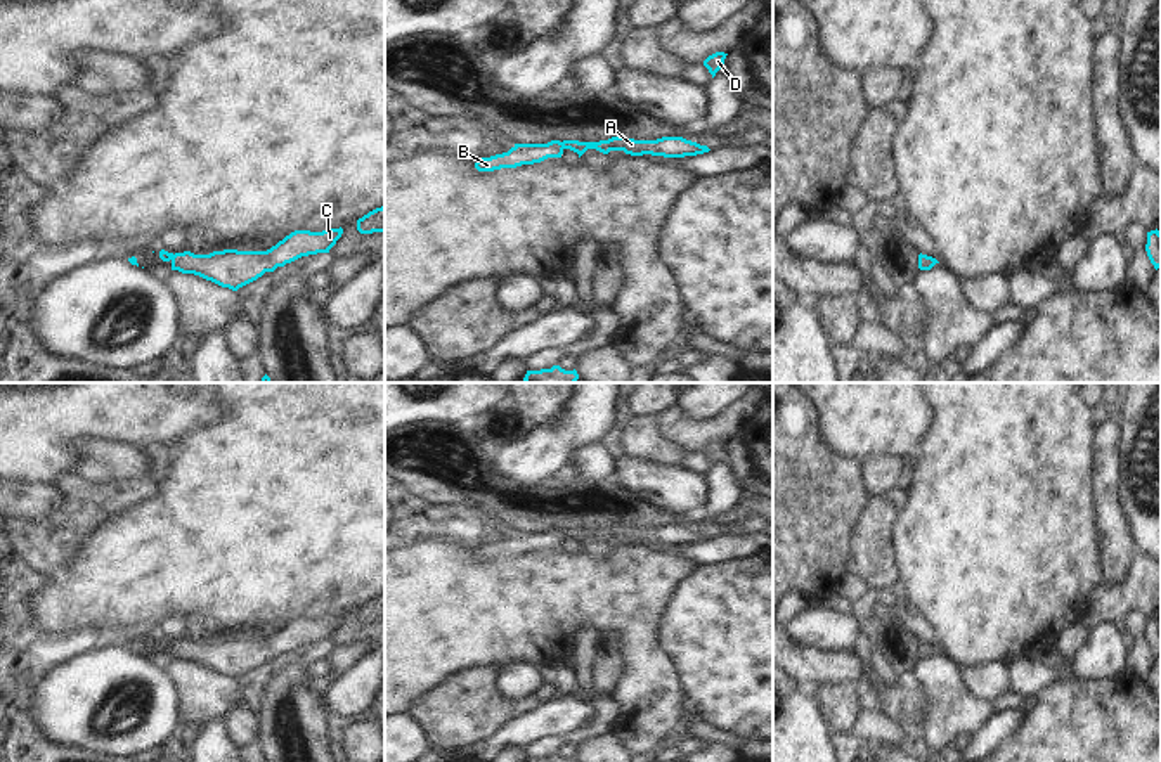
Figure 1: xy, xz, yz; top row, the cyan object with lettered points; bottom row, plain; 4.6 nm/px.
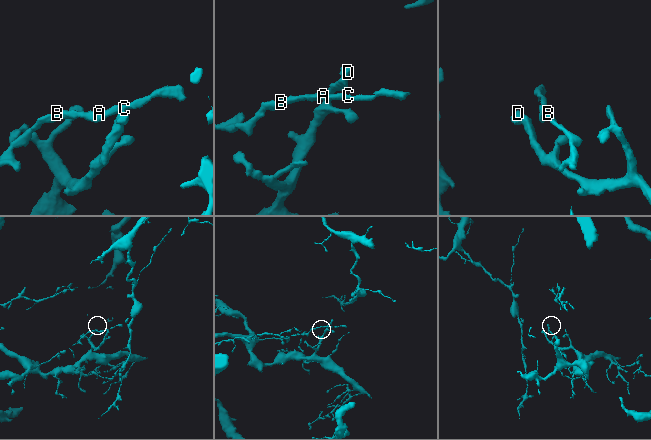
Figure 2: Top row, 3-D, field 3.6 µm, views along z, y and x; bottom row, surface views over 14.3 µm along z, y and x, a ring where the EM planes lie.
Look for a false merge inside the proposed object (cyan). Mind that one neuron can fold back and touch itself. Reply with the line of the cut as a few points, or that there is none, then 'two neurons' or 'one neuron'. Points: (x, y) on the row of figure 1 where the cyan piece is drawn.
no cut | one neuron

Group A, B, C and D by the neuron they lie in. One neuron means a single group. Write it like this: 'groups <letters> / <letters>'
groups A B C D

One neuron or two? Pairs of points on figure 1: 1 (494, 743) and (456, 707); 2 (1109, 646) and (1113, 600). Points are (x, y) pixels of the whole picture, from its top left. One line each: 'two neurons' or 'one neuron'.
1: two neurons
2: two neurons

